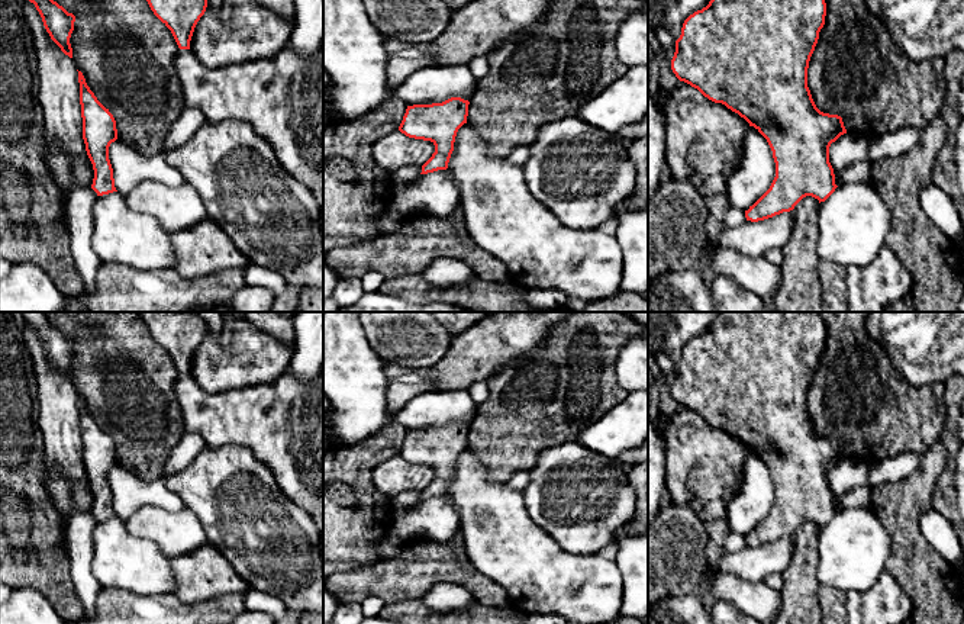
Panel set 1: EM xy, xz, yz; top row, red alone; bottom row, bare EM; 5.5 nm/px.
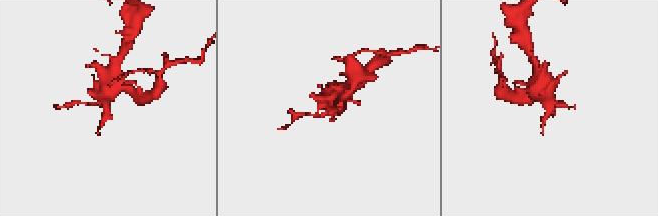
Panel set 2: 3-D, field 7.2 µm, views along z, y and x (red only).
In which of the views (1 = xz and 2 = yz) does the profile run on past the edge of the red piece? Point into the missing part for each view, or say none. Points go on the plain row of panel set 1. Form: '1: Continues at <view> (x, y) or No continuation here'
1: No continuation here
2: No continuation here

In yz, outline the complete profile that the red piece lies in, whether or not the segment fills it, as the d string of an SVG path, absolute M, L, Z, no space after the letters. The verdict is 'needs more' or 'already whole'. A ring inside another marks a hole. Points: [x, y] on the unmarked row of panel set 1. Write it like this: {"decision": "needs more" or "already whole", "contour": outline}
{"decision": "already whole", "contour": "M719 312L706 332L684 345L676 366L671 385L676 402L744 443L767 464L773 476L776 502L770 514L745 535L747 546L758 547L790 537L806 521L825 527L838 512L829 488L829 472L847 454L841 441L816 432L807 412L809 386L825 341L826 328L819 312Z"}

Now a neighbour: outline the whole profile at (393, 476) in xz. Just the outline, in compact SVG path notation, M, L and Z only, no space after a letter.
M400 456L384 460L373 470L375 489L390 499L407 490L423 490L433 477L433 467L409 463Z

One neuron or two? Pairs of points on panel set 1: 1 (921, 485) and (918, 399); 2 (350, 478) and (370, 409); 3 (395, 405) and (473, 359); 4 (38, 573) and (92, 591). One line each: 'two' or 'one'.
1: two
2: two
3: one
4: two

